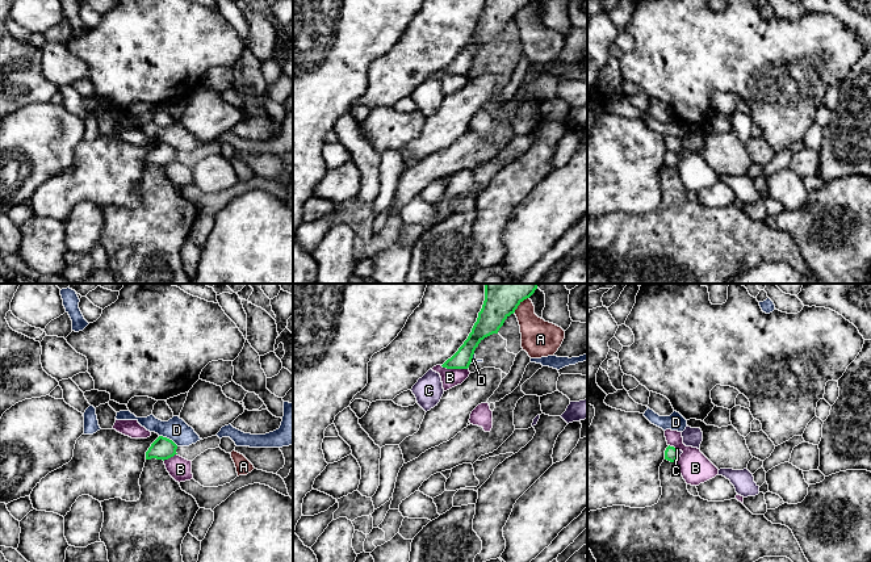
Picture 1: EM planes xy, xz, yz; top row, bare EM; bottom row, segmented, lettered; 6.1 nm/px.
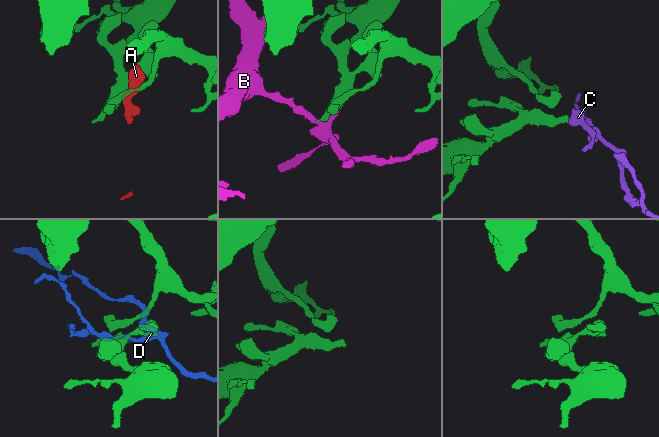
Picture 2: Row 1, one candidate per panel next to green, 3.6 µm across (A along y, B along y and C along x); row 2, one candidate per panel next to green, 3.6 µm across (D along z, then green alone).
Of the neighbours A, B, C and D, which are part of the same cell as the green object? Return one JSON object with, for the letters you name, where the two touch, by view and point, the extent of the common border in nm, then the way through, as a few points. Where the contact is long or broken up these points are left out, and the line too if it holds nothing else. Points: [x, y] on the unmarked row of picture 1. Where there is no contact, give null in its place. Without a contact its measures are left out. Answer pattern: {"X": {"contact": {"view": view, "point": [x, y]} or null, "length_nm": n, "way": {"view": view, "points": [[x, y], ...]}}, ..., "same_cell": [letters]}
{"C": {"contact": {"view": "yz", "point": [677, 159]}, "length_nm": 50, "way": {"view": "yz", "points": [[670, 159], [677, 159], [679, 158]]}}, "same_cell": ["C"]}

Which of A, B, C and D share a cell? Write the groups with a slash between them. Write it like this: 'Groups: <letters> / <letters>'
Groups: A / B / C / D

